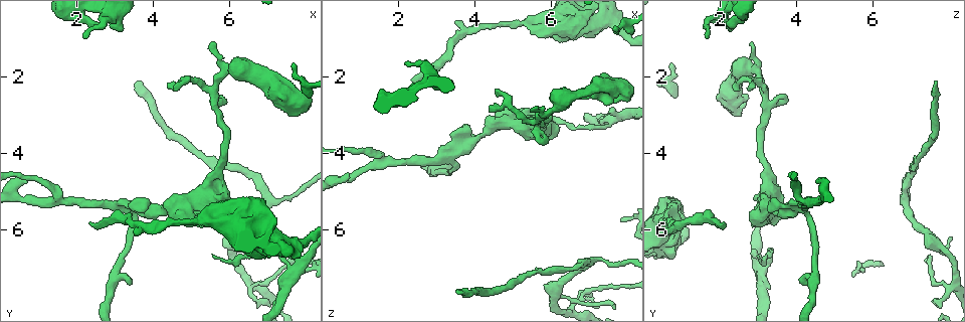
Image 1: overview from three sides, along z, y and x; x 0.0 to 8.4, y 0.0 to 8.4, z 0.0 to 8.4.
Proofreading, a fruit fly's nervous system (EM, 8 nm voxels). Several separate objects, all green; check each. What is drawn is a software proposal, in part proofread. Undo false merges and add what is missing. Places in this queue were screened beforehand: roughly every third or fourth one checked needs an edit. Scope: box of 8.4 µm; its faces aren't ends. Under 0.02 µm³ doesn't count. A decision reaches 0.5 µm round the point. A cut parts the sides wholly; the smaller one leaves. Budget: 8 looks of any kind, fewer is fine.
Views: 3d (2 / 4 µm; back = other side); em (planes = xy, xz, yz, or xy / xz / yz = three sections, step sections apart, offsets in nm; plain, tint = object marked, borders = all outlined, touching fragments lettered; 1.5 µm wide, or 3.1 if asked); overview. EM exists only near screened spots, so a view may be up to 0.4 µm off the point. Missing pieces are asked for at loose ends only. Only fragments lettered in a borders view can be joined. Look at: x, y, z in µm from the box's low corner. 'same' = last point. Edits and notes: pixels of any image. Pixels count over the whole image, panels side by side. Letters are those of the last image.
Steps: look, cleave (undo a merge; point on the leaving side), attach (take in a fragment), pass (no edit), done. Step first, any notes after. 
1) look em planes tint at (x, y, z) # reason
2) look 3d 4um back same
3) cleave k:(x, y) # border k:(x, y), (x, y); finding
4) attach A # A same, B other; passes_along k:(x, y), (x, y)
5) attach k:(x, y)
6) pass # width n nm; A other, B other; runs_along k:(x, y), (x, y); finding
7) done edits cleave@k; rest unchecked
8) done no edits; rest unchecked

look em planes borders at (0.75, 4.65, 4.65)

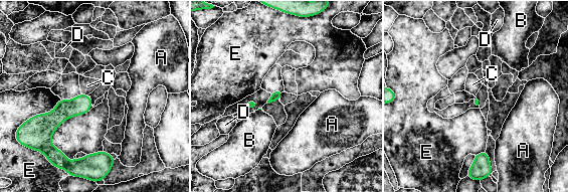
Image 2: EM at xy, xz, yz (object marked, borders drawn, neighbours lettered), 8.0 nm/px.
pass # A other, B other, C other, D other, E other; runs_along 2:(89, 103), (55, 118), (37, 118); no lettered fragment goes on from it

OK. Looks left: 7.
look 3d 2um at (5.45, 1.25, 2.95) # tapers out

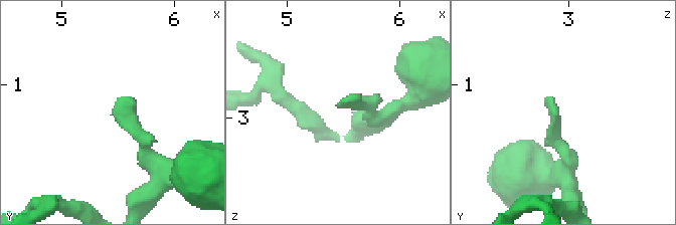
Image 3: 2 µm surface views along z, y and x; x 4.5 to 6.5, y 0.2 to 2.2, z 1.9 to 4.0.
look em planes plain at (5.46, 1.26, 2.90) # need the tissue

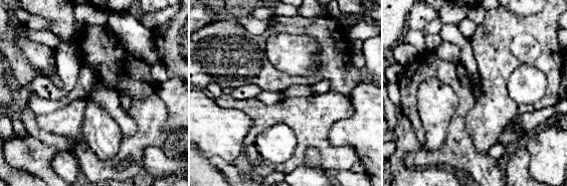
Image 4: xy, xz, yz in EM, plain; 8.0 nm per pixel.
look em planes borders same # see the neighbours

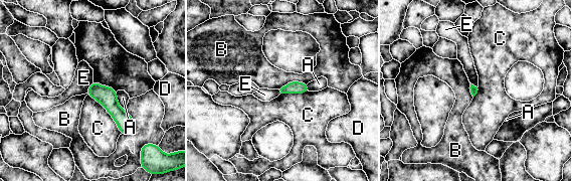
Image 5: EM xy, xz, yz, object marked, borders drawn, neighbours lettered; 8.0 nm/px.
pass # A other, B other, C other, D other, E other; border 5:(87, 94), (111, 115), (121, 134); none of them fits

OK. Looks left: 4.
look 3d 4um at (3.55, 2.15, 7.65) # an open end

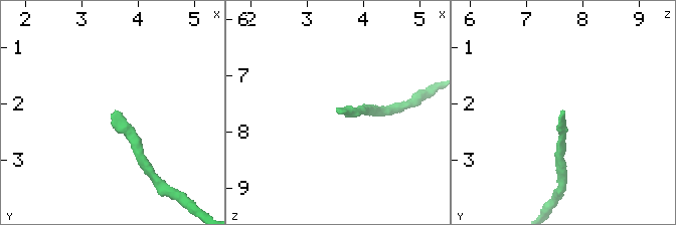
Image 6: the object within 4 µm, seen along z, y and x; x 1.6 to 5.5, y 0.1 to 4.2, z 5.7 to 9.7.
look em planes borders at (3.55, 2.15, 7.65)

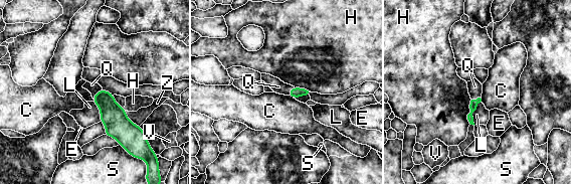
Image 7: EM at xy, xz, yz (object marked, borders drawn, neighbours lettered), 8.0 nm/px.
attach Q # C other, E other, H other, L other, Q same, S other, V other, Z other; passes_along 7:(113, 116), (96, 94), (91, 87); it goes on there

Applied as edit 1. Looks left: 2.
done edits attach@7; rest unchecked

